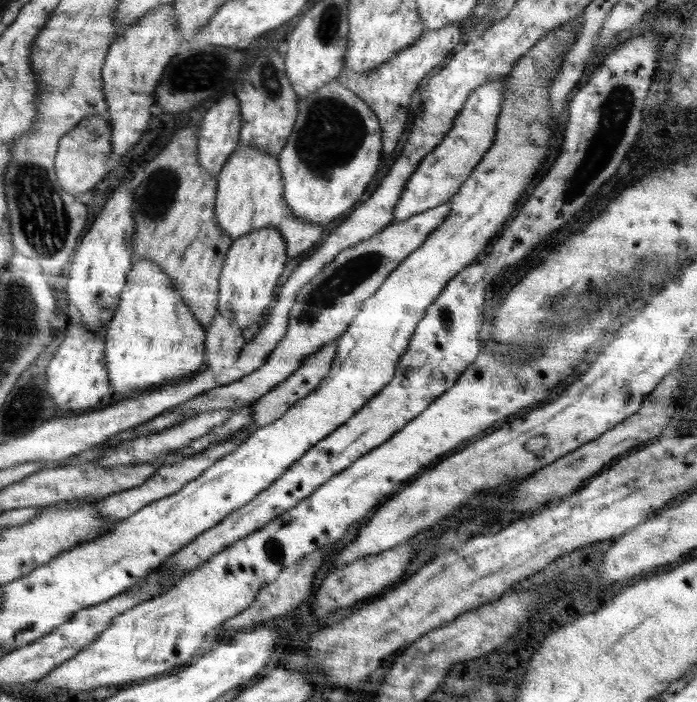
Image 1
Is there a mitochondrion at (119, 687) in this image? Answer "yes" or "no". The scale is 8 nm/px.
no

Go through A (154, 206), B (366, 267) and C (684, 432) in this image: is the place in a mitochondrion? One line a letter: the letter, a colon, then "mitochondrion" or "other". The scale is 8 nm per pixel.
A: mitochondrion
B: mitochondrion
C: other

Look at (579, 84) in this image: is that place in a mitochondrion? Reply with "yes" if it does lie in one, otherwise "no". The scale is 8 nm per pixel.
no

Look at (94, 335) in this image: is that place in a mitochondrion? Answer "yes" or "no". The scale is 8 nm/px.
no

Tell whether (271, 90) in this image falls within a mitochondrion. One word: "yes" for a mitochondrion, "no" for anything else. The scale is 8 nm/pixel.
yes

